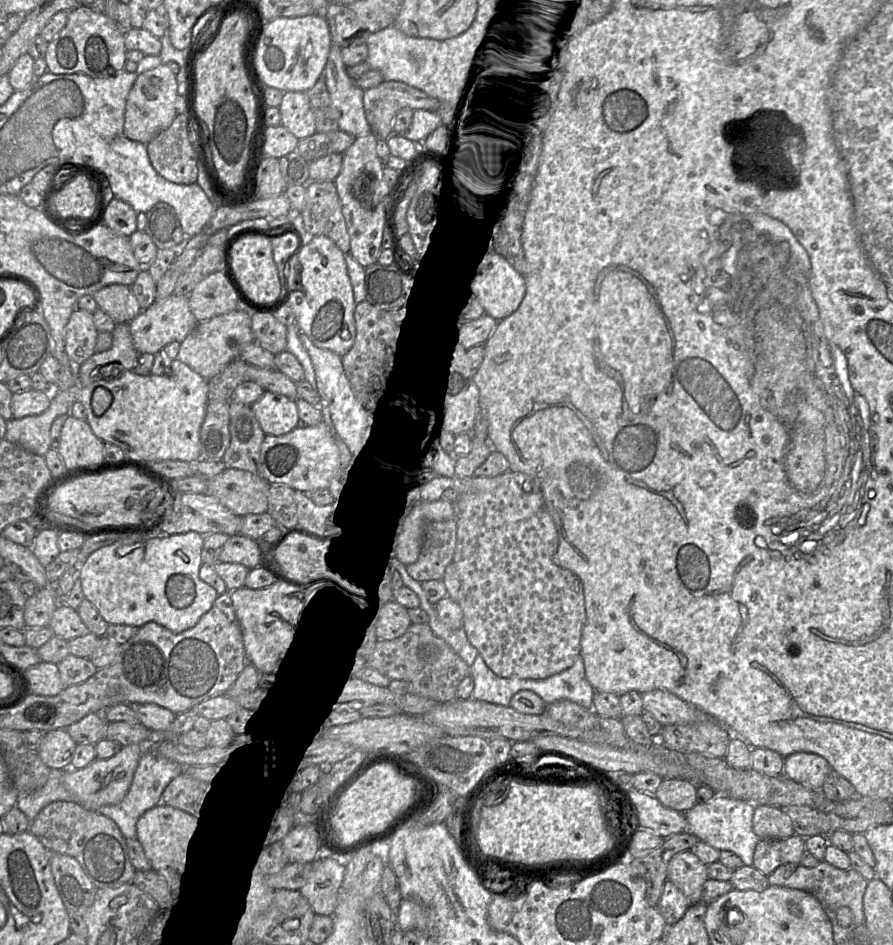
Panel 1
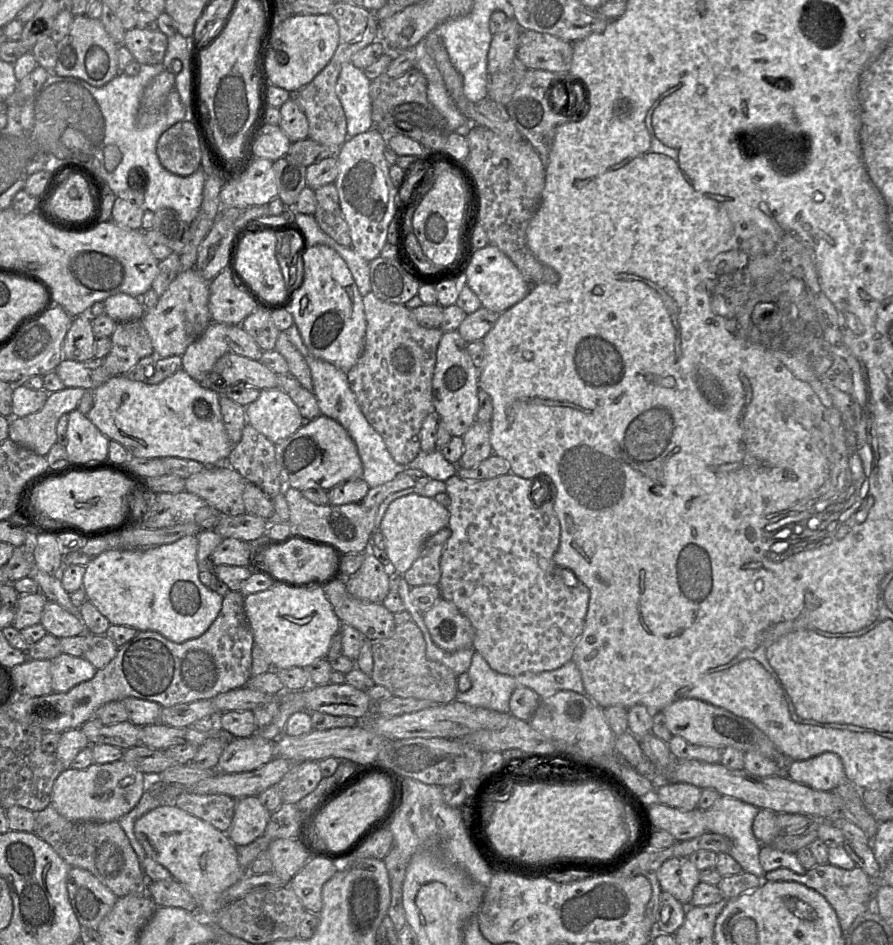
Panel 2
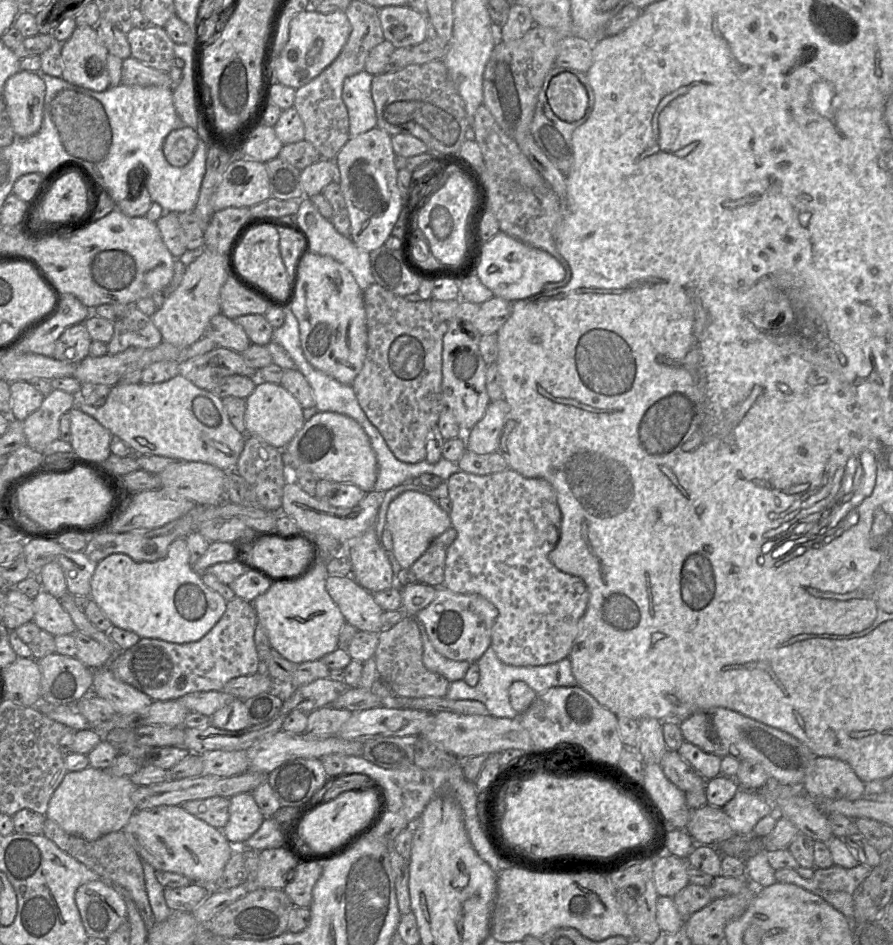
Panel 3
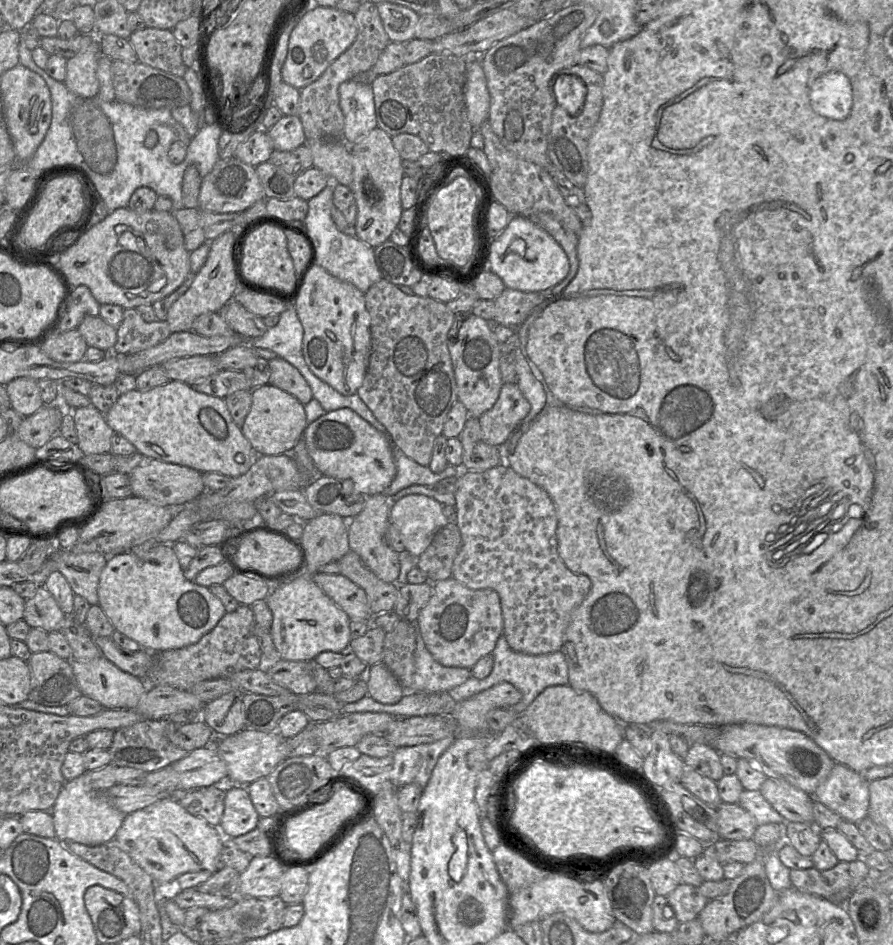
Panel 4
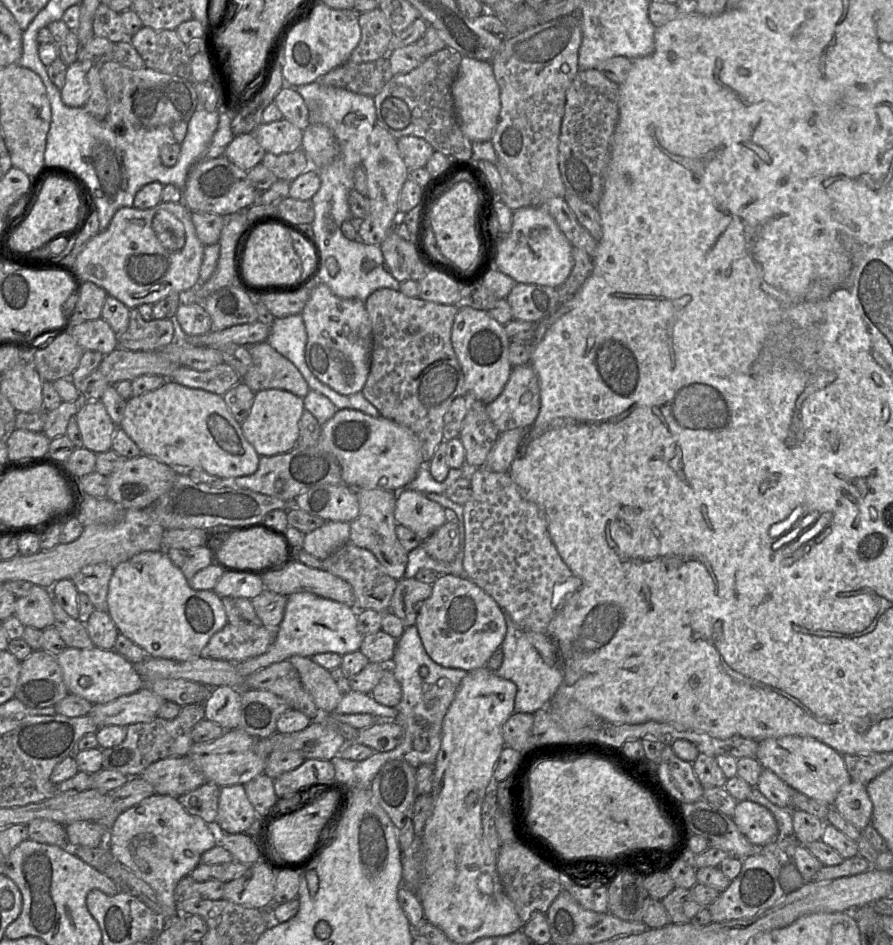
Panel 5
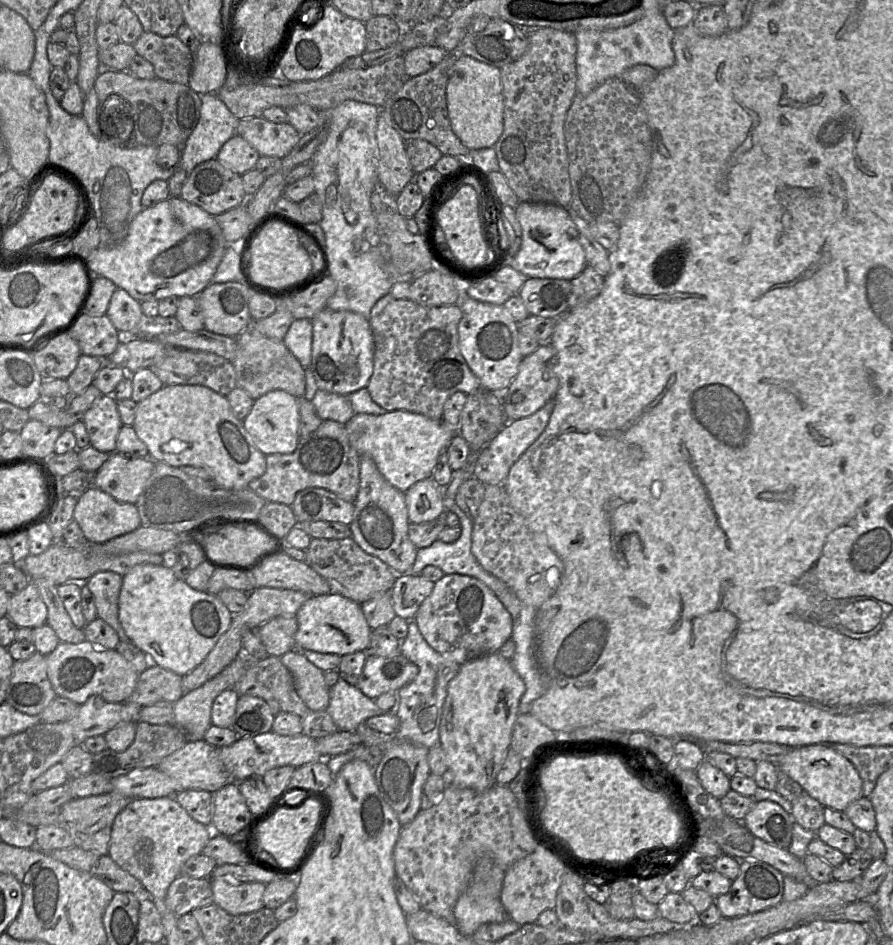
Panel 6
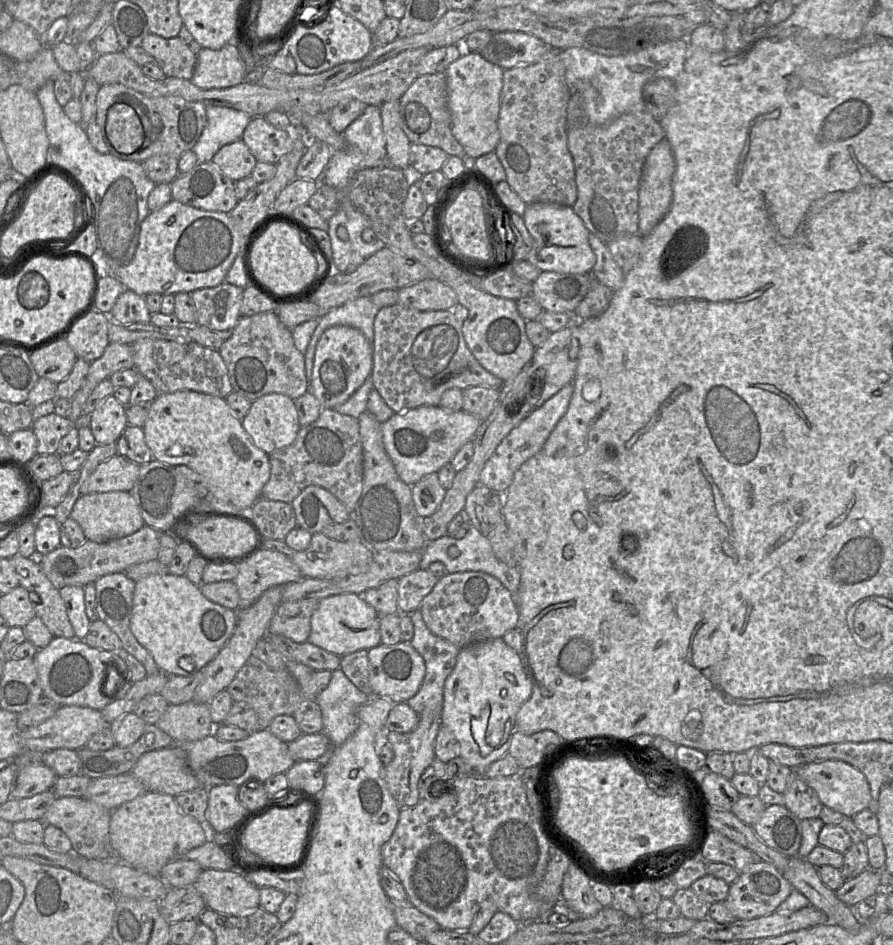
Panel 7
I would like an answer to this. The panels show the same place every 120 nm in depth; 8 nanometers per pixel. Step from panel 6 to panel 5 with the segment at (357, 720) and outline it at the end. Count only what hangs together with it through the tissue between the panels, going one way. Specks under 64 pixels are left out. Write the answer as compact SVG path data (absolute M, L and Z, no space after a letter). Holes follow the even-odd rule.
M353 690L345 693L335 708L338 714L370 714L377 719L396 720L396 707L387 707L377 703L370 694L363 694Z

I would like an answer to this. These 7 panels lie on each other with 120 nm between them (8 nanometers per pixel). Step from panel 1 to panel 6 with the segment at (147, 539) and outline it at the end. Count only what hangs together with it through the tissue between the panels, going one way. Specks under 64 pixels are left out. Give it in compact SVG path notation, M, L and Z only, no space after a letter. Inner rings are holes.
M139 564L123 576L118 619L124 632L153 664L180 676L202 663L230 627L232 616L217 595L192 589L164 565Z

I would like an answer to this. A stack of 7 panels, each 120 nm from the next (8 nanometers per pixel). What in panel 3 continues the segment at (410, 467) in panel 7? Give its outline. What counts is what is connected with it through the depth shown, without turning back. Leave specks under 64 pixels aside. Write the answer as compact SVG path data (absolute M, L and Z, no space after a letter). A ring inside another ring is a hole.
M318 412L283 449L286 465L311 472L317 480L353 484L365 492L374 490L378 466L370 439L361 425L344 414Z

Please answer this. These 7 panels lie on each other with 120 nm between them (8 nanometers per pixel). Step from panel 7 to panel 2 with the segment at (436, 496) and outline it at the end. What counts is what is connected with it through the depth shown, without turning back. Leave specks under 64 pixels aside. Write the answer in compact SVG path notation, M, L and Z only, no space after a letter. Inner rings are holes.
M415 493L394 500L387 508L380 531L386 541L386 553L396 571L404 574L418 558L425 541L439 530L448 527L450 514L434 498Z

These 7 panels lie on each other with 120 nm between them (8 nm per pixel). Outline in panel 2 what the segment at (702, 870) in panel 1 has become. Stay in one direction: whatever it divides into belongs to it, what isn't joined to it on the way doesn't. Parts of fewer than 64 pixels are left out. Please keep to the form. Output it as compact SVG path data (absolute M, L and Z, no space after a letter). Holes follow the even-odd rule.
M673 857L666 860L657 872L663 892L689 906L695 887L700 883L700 871L688 857Z

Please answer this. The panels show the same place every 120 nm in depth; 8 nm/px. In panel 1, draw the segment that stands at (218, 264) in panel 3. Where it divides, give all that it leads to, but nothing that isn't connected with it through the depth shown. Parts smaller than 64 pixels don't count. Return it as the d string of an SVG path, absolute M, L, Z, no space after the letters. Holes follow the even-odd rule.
M170 295L157 299L149 308L141 311L128 323L133 344L139 353L156 354L171 342L181 343L199 322L192 314L188 297Z

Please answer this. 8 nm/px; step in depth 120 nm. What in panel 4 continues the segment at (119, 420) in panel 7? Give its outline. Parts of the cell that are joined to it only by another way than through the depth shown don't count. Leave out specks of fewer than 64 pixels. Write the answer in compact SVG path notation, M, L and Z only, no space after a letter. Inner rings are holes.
M92 404L72 410L78 437L78 455L110 453L114 430Z

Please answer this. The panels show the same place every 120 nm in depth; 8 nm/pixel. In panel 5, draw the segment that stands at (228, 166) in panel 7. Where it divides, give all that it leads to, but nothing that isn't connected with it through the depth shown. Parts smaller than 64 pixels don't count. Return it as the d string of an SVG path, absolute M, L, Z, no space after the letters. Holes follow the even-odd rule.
M251 133L235 136L224 152L231 163L245 171L261 163L265 154L264 148Z

